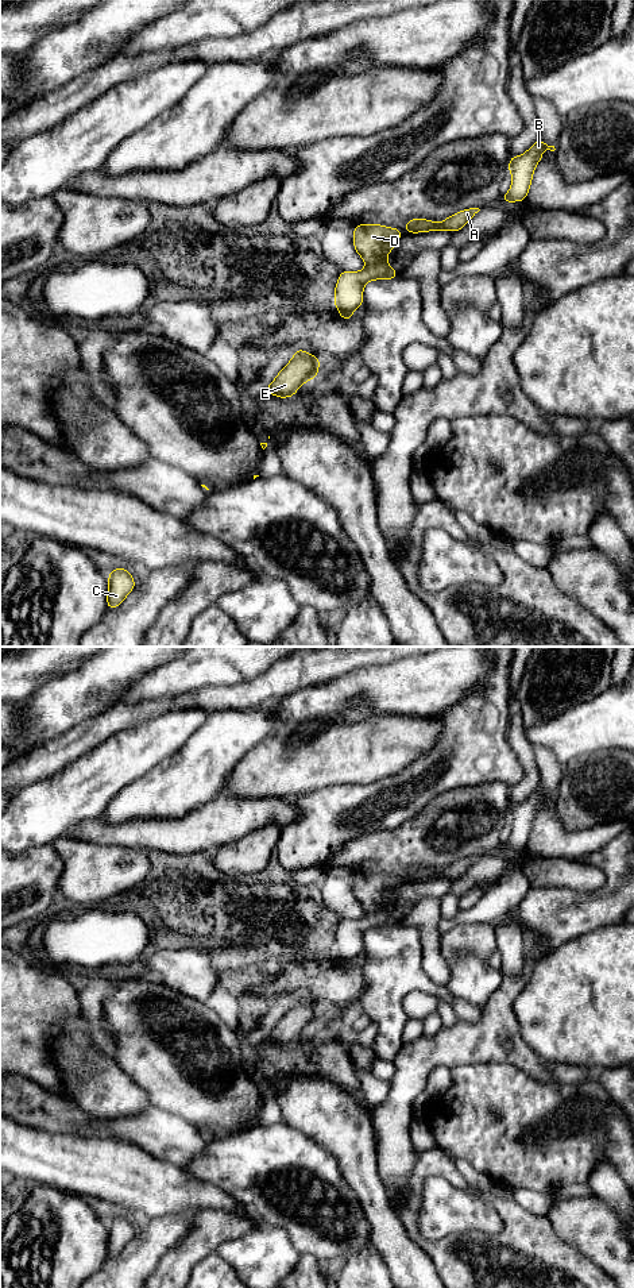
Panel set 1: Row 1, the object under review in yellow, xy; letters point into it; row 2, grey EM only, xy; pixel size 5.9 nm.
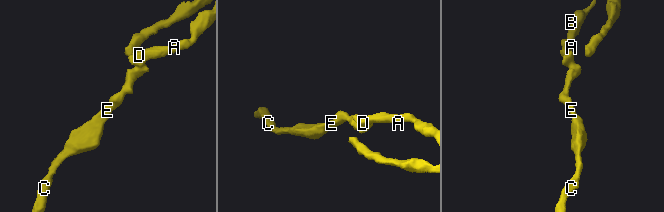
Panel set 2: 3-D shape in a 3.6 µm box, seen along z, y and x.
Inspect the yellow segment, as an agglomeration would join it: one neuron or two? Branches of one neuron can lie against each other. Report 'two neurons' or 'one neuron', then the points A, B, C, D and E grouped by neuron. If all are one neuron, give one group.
two neurons; A B D / C E

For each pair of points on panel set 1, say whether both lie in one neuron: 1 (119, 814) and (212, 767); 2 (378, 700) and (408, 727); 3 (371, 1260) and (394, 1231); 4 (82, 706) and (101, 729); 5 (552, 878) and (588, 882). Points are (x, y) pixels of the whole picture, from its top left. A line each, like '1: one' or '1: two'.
1: one
2: two
3: two
4: two
5: one

